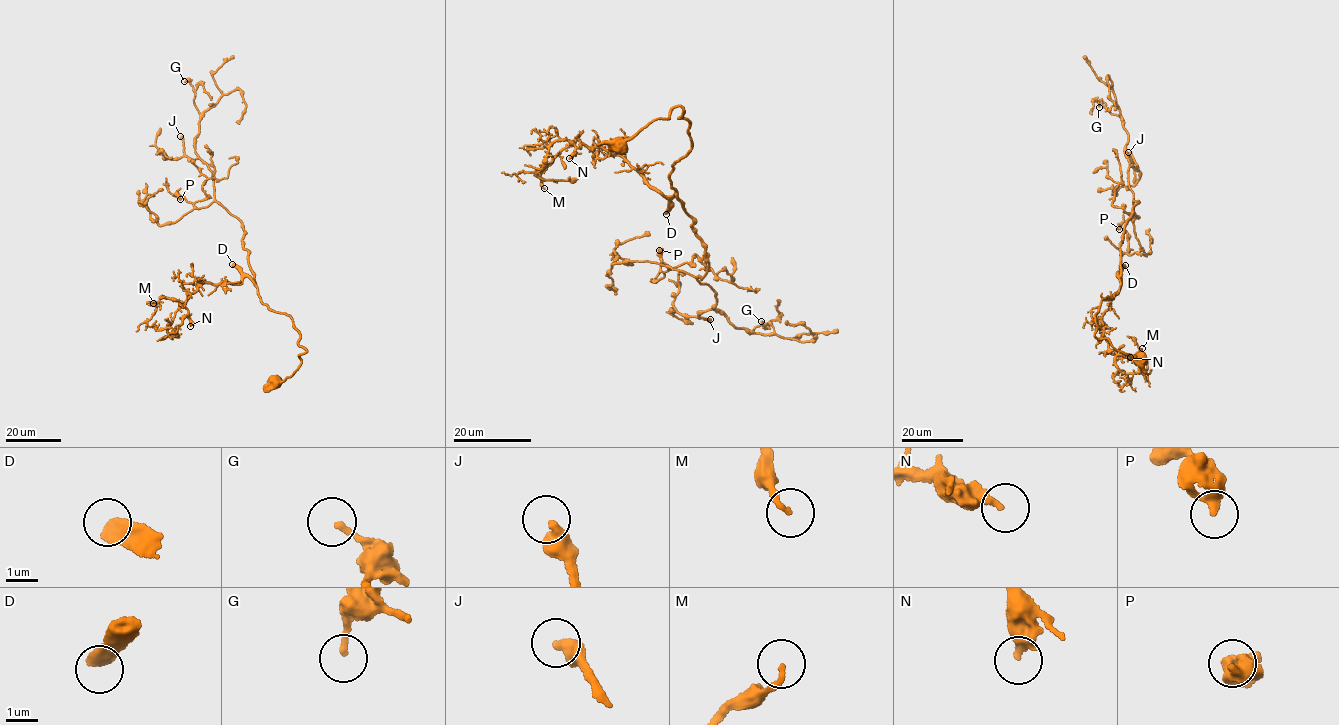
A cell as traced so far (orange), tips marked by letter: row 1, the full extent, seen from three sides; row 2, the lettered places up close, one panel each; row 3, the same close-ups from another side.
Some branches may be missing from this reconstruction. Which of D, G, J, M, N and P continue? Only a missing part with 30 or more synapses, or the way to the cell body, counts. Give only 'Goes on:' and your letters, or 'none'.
Goes on: J

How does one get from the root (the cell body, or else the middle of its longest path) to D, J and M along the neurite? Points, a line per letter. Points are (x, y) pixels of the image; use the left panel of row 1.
D: (275, 383), (293, 375), (306, 349), (299, 345), (292, 317), (262, 302), (252, 279), (232, 264)
J: (275, 383), (306, 349), (292, 317), (261, 300), (241, 221), (180, 136)
M: (275, 383), (293, 375), (306, 351), (292, 317), (262, 302), (249, 278), (207, 281), (184, 304), (153, 303)

